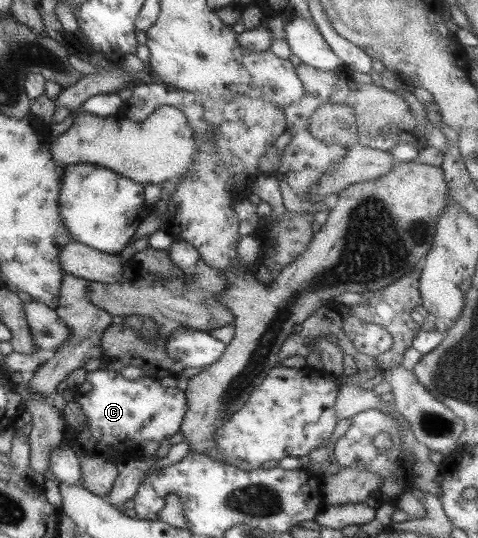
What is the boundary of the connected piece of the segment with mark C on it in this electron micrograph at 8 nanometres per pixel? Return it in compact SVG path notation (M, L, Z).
M97 368L94 371L85 372L84 381L72 390L74 401L79 405L85 420L81 430L72 429L66 425L62 444L74 451L77 458L98 457L113 463L126 462L142 453L145 441L160 443L165 437L170 438L174 433L178 433L187 410L185 390L162 387L159 380L146 376L128 380L112 370Z

